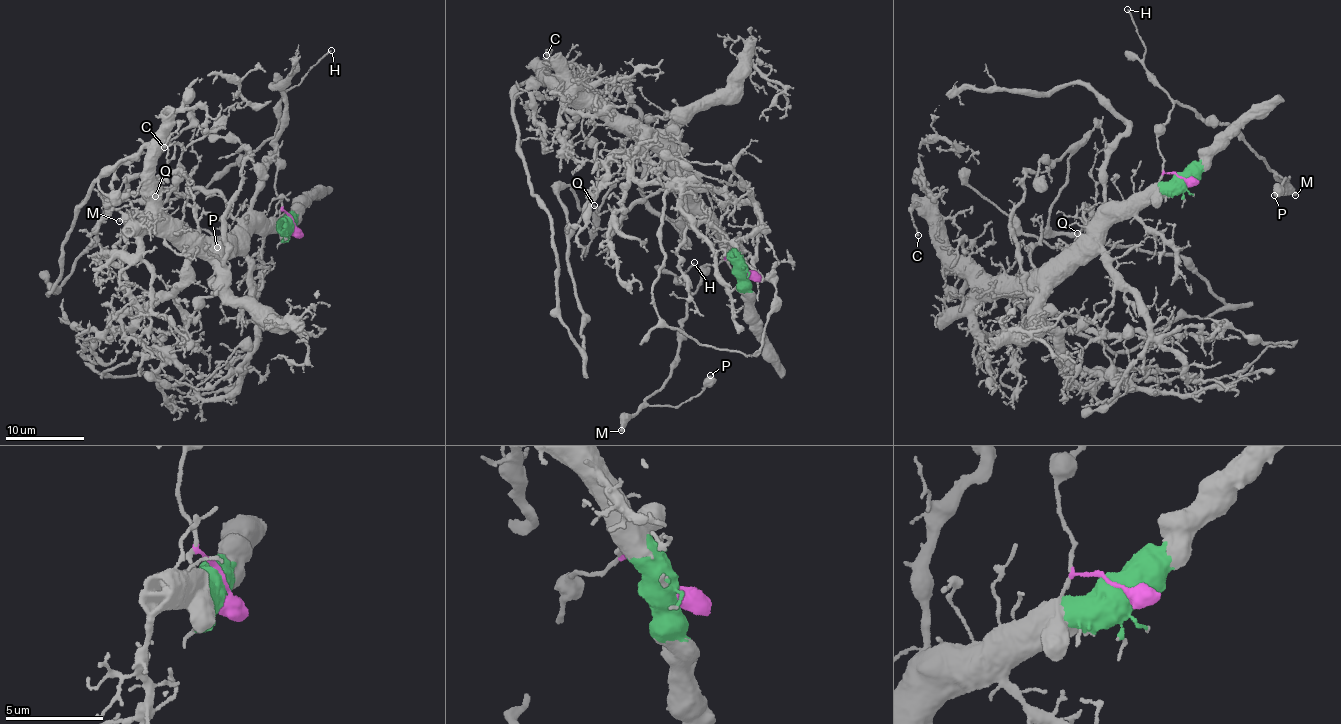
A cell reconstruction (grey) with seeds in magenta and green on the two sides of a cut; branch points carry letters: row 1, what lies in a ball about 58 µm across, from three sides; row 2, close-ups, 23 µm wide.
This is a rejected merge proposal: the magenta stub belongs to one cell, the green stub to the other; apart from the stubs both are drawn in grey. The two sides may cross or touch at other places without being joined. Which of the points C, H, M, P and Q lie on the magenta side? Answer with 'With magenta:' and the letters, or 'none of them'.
With magenta: H, M, P

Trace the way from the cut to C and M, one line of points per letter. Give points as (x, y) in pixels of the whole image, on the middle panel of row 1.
C: (744, 269), (721, 253), (645, 141), (554, 84), (542, 68), (547, 55)
M: (744, 269), (726, 259), (700, 269), (701, 280), (683, 323), (678, 361), (667, 382), (620, 431)

